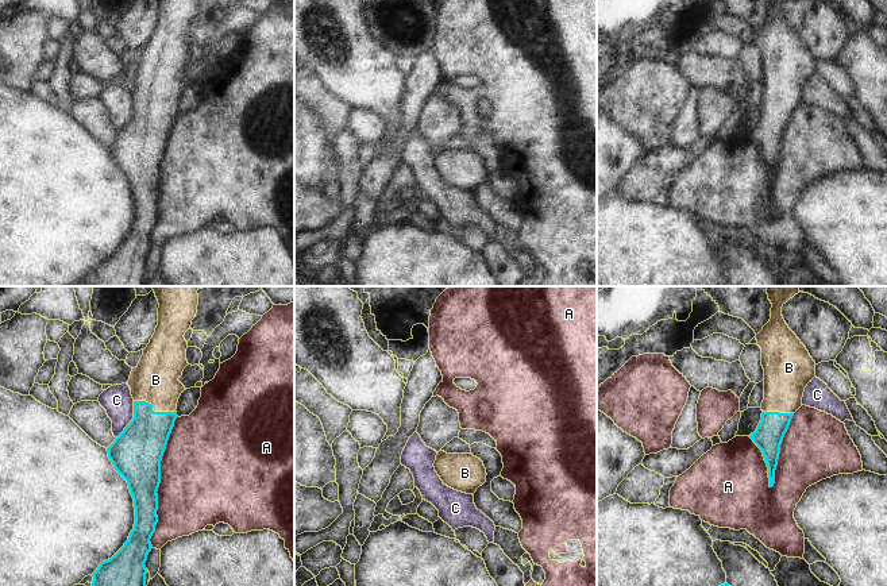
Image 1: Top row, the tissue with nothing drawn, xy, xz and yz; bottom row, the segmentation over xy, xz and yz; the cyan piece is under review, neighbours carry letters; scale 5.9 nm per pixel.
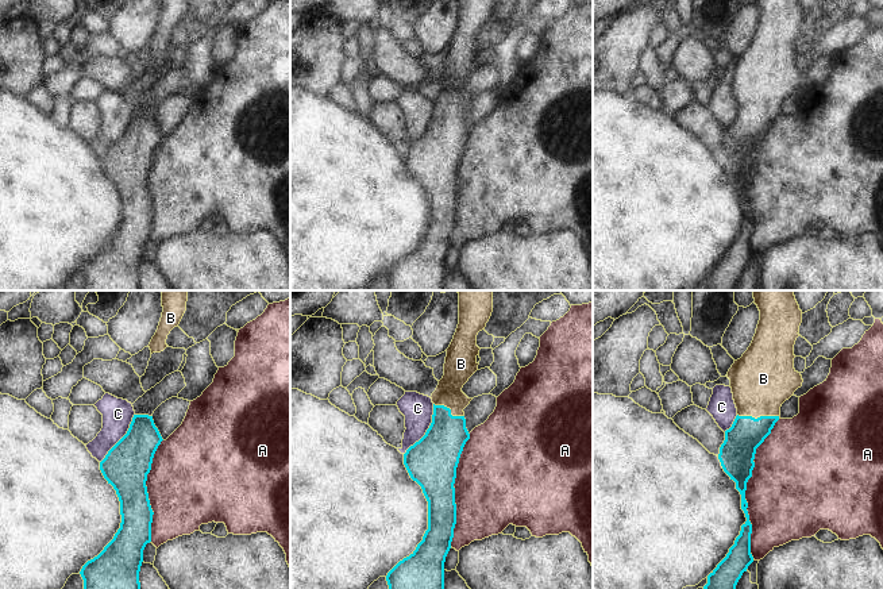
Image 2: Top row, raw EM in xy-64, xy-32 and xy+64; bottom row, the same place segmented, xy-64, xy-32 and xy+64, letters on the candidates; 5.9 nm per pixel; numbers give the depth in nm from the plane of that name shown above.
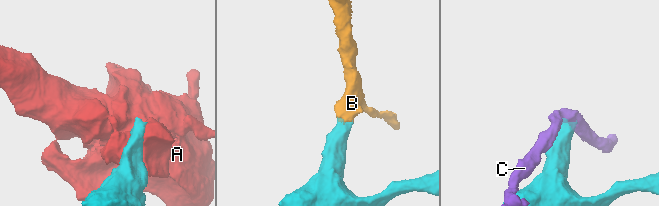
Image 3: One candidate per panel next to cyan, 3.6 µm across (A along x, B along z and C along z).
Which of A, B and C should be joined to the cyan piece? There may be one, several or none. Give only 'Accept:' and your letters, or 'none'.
Accept: B

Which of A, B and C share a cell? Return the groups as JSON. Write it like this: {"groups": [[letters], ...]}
{"groups": [["A"], ["B"], ["C"]]}

